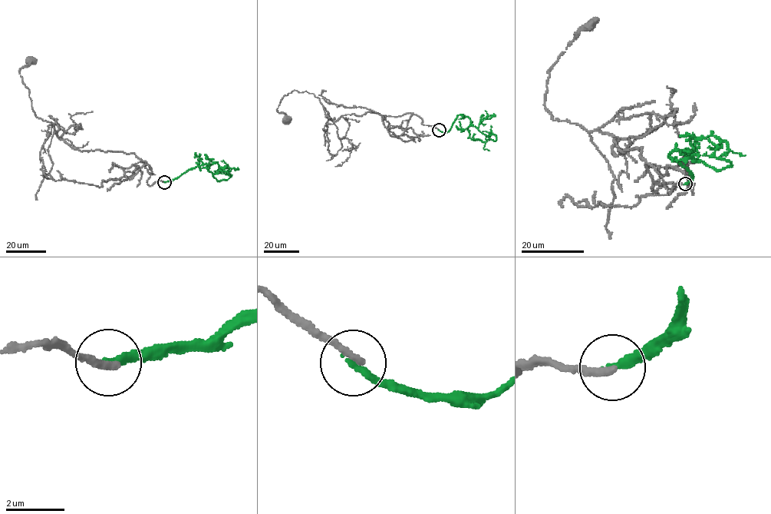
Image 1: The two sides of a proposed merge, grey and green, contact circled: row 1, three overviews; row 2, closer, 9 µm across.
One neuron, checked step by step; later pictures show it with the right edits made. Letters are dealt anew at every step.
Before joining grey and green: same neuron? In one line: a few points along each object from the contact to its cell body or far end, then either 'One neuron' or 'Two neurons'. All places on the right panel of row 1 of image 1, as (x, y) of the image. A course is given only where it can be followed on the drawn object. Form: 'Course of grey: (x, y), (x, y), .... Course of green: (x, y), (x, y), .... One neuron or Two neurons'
Course of grey: (685, 184), (670, 193), (640, 159), (642, 147), (614, 155), (617, 138), (546, 109), (548, 71), (588, 24). Course of green: (685, 184), (693, 177), (671, 152), (716, 170), (731, 164), (718, 158), (727, 151), (724, 141), (695, 139). Two neurons

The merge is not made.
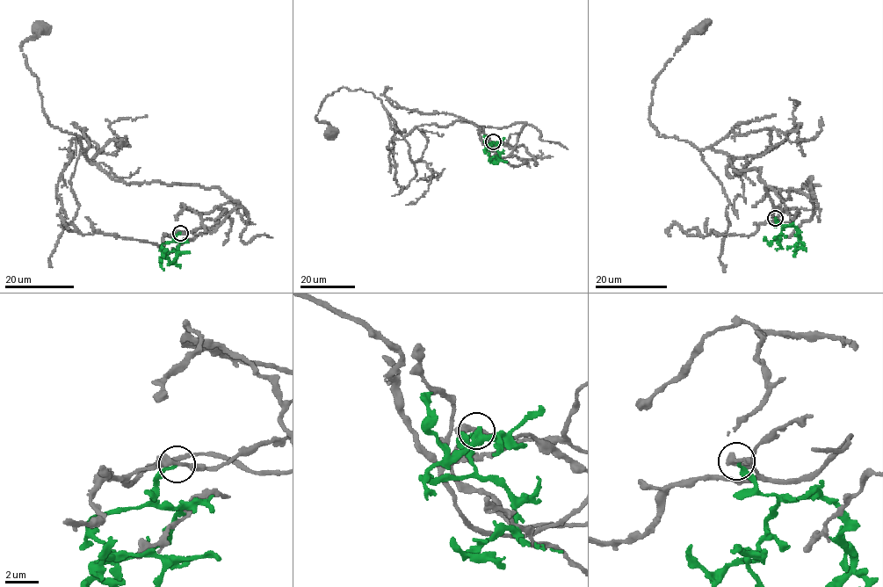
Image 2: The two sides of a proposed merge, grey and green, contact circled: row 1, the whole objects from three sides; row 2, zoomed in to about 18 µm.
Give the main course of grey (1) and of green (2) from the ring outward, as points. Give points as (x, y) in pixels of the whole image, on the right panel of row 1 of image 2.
1: (774, 218), (799, 213), (777, 208), (761, 168), (729, 177), (733, 157), (650, 123), (654, 80), (700, 27)
2: (774, 218), (780, 225), (797, 228), (803, 246), (801, 248), (806, 250)

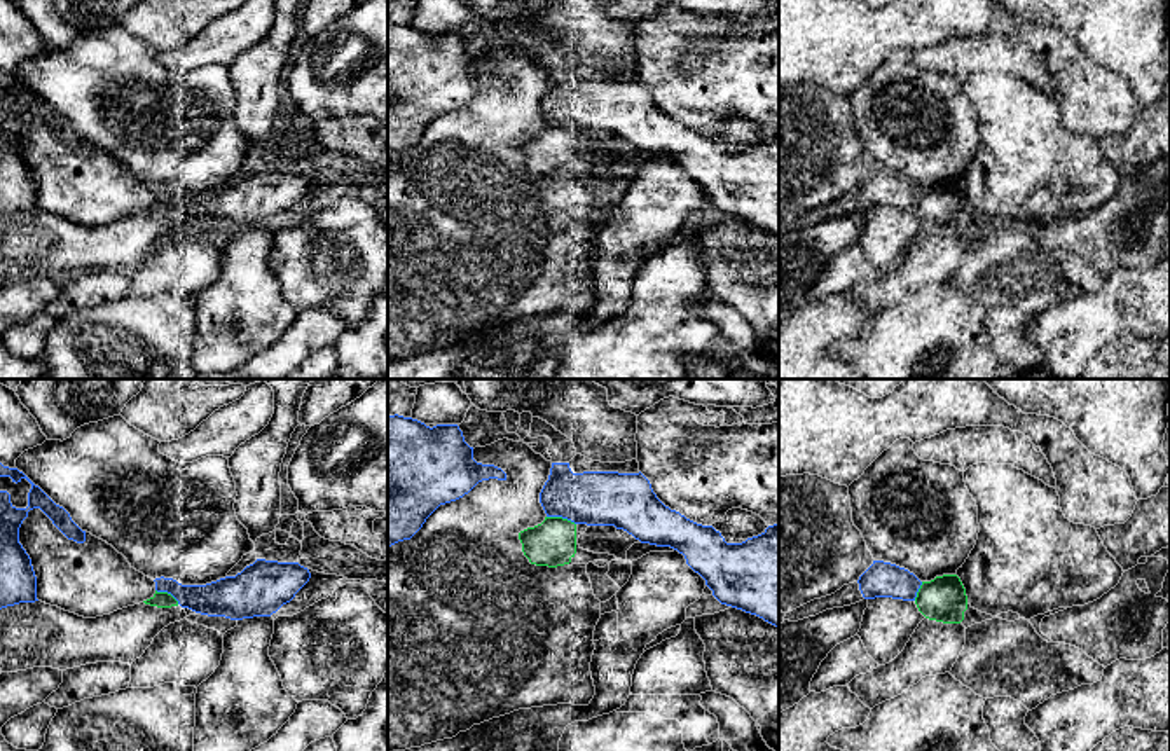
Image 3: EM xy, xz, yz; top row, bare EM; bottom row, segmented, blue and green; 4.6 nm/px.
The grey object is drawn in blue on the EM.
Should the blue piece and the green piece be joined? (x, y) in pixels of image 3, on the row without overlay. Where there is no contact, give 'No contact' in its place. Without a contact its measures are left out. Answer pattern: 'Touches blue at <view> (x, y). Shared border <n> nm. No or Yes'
Touches blue at xz (561, 124). Shared border 140 nm. No

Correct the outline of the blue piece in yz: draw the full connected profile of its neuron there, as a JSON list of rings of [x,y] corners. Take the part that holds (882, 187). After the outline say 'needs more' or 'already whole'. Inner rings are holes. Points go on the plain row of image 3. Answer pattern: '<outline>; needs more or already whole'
[[[873,169],[857,192],[864,208],[892,206],[903,210],[915,210],[922,194],[908,178],[884,169]]]; already whole

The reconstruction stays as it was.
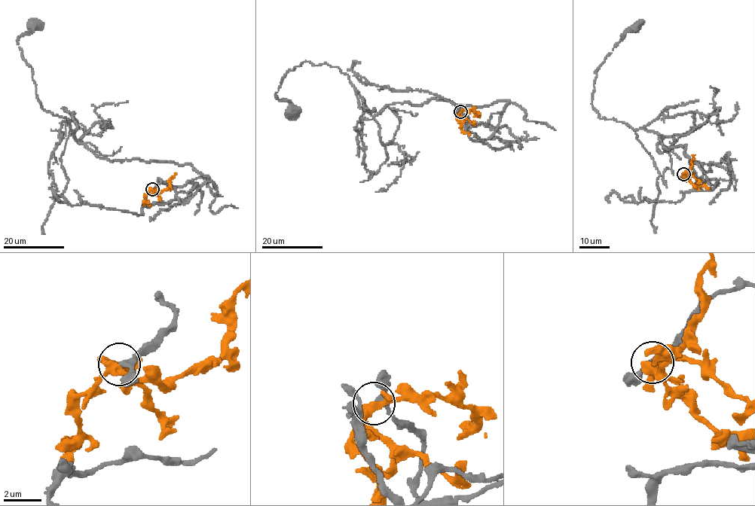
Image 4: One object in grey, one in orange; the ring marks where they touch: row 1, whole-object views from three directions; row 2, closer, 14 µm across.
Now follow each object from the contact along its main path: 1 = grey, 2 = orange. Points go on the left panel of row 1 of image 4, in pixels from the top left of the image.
1: (152, 189), (186, 202), (208, 178), (77, 141), (36, 94), (16, 41), (32, 24)
2: (152, 189), (154, 191), (166, 190), (175, 172)

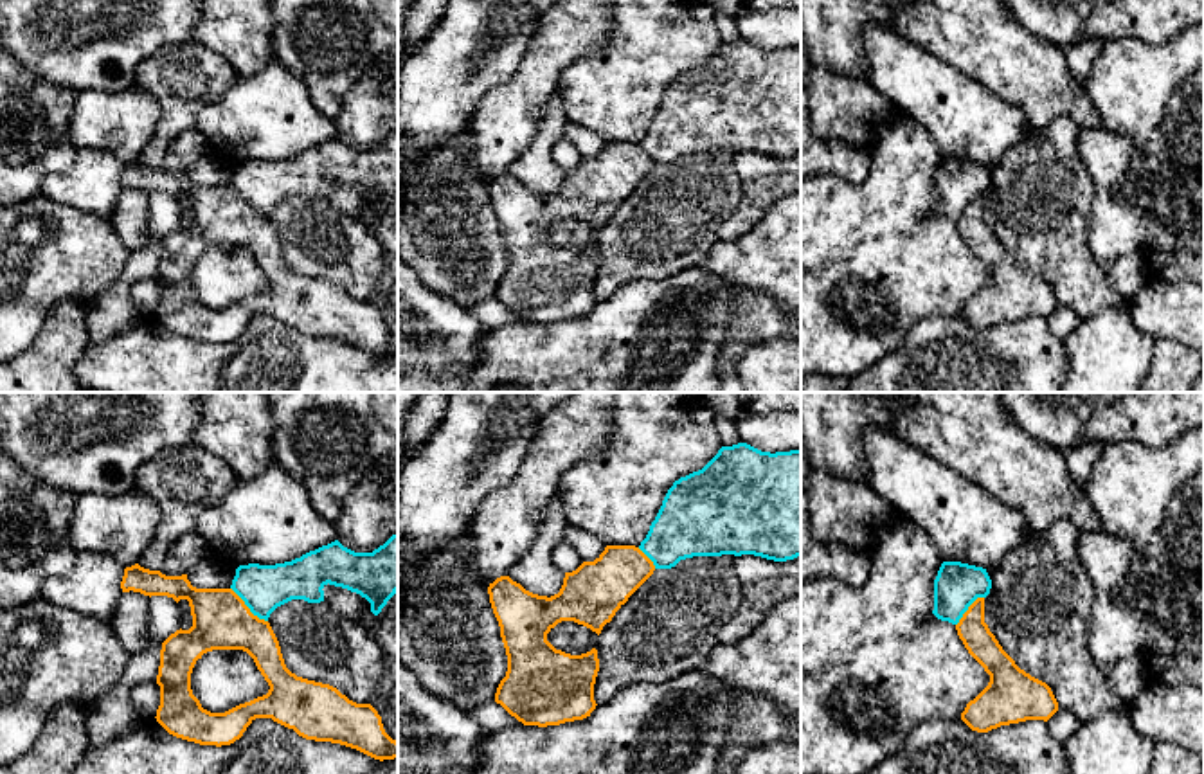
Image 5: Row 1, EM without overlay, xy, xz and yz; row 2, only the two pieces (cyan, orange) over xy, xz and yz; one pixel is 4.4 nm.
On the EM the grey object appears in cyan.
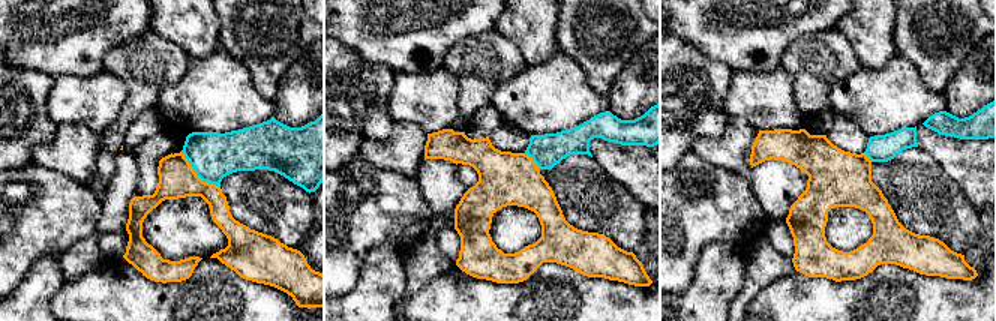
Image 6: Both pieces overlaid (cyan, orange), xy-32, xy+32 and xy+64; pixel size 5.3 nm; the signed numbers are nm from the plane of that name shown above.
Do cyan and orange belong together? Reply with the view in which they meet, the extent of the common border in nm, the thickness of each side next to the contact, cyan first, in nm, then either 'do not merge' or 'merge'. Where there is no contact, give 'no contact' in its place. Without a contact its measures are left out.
meets cyan in xy; contact 220 nm long; 200 nm thick on the cyan side, 260 nm on the other; do not merge

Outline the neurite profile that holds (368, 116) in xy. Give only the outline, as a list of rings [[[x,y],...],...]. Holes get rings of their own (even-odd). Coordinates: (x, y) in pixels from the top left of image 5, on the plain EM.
[[[398,49],[382,52],[347,90],[335,126],[355,149],[373,149],[398,130]]]

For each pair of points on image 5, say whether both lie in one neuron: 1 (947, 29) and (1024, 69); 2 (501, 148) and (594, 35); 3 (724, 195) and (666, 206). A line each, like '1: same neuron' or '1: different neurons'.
1: same neuron
2: same neuron
3: same neuron

